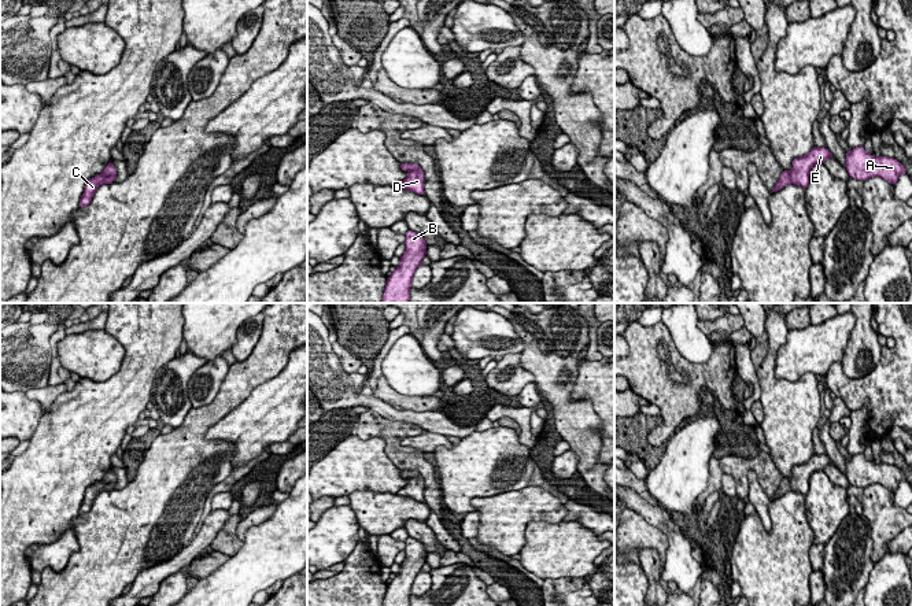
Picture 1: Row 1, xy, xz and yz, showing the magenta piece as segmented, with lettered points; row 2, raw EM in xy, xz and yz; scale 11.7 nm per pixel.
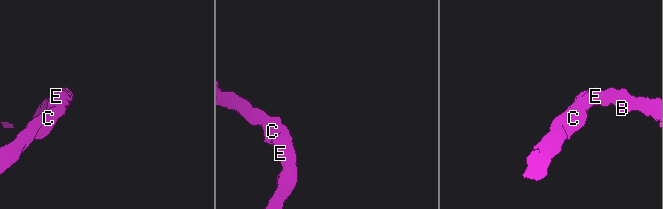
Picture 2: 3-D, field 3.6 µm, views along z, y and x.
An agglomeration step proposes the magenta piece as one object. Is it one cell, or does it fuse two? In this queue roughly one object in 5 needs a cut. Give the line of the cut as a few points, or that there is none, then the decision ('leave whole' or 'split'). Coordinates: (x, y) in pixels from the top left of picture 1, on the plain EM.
cut none; leave whole

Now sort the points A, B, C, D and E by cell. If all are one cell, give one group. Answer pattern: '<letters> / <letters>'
A B C D E

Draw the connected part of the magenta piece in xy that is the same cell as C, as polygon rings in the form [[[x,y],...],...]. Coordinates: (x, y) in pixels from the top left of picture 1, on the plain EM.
[[[110,470],[106,473],[101,481],[95,483],[93,485],[89,485],[85,491],[84,500],[80,506],[80,514],[86,514],[93,505],[93,500],[101,491],[111,491],[114,489],[114,485],[117,484],[117,476],[114,472]]]

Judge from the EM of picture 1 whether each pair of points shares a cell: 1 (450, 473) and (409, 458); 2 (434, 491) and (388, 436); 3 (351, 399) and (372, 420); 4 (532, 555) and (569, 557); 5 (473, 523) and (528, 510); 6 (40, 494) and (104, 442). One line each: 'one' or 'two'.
1: two
2: one
3: two
4: one
5: two
6: one

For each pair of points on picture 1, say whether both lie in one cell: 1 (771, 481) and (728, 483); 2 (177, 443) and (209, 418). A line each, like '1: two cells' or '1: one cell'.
1: two cells
2: one cell

